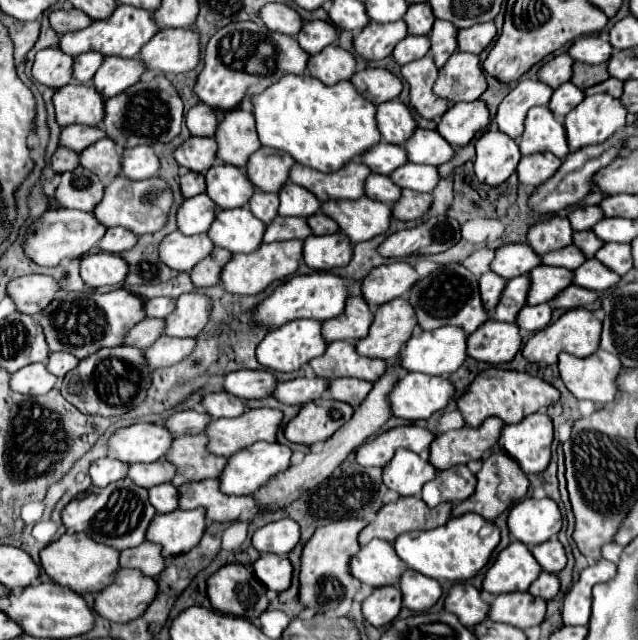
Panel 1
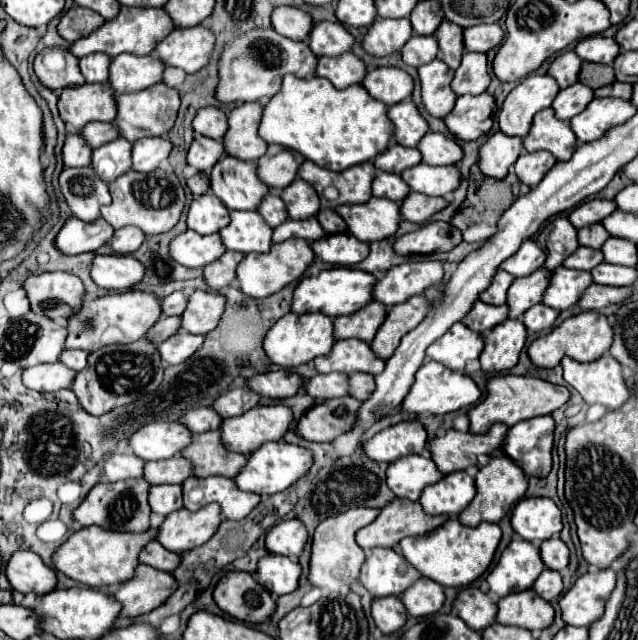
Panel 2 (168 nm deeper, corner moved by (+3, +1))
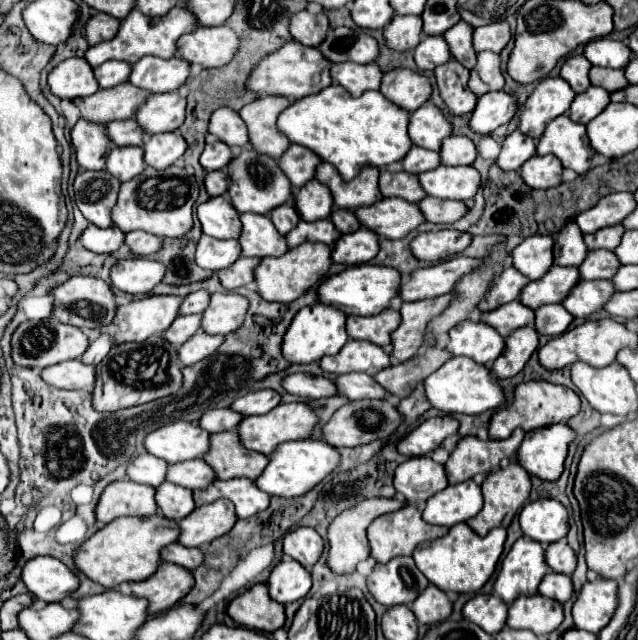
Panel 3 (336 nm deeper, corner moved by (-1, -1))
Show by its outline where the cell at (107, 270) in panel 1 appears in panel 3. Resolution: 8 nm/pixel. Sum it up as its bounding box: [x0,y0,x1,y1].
[110,258,164,294]

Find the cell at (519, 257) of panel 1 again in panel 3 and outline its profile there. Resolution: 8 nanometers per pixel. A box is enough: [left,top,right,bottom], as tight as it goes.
[514,236,552,280]

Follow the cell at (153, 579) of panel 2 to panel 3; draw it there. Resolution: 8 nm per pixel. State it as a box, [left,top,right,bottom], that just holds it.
[130,562,194,616]

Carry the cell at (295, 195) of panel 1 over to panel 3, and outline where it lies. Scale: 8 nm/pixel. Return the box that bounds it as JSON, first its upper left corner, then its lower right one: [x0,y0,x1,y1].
[290,180,334,222]

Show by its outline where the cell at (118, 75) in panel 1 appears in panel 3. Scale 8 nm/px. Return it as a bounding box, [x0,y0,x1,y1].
[128,56,188,92]

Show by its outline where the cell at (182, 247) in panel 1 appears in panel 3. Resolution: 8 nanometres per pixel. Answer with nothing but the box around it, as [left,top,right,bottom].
[196,234,240,270]

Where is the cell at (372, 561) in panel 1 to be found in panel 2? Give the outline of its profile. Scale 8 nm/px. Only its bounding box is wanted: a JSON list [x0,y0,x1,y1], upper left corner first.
[358,548,420,598]

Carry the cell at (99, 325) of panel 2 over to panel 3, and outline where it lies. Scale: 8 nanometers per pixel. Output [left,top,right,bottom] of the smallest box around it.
[98,296,178,344]

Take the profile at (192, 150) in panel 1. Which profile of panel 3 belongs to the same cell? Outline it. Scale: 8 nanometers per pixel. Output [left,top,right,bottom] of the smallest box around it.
[200,140,232,170]

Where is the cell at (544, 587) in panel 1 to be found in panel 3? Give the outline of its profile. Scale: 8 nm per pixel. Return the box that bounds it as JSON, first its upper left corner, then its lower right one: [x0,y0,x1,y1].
[538,572,572,602]

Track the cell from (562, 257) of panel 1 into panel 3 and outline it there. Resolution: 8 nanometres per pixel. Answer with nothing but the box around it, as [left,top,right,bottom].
[578,250,620,280]

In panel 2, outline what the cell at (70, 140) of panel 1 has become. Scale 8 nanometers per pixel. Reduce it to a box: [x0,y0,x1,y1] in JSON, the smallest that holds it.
[80,122,120,148]

